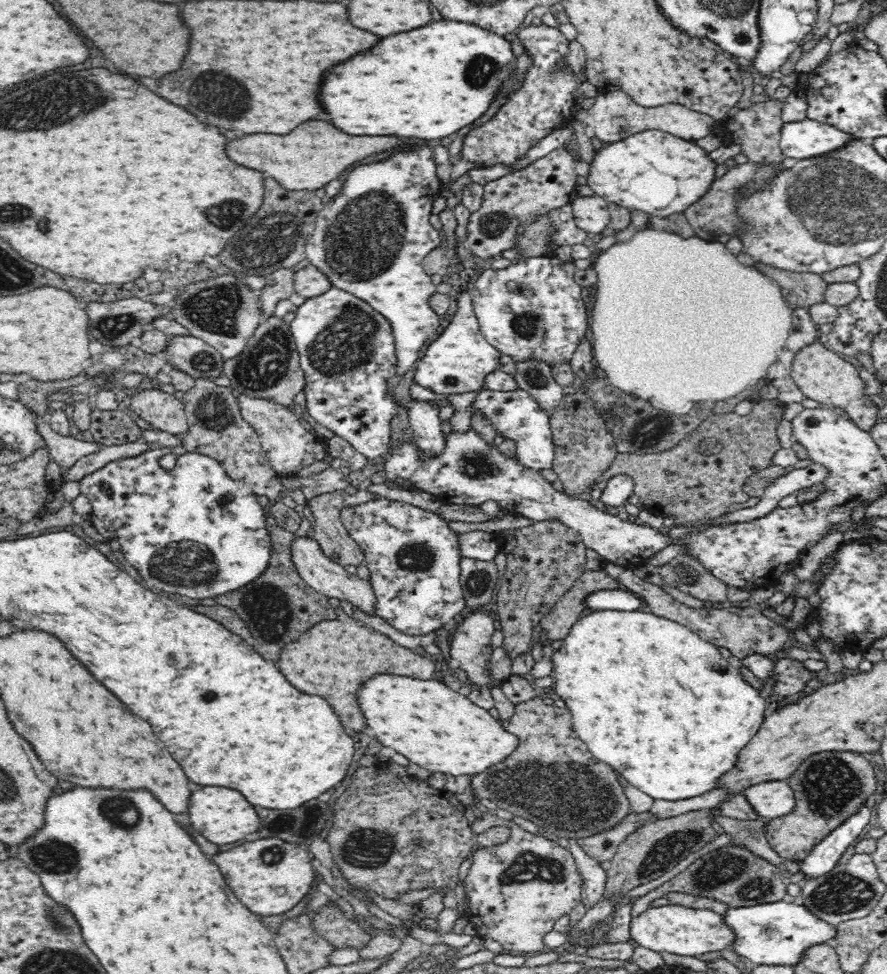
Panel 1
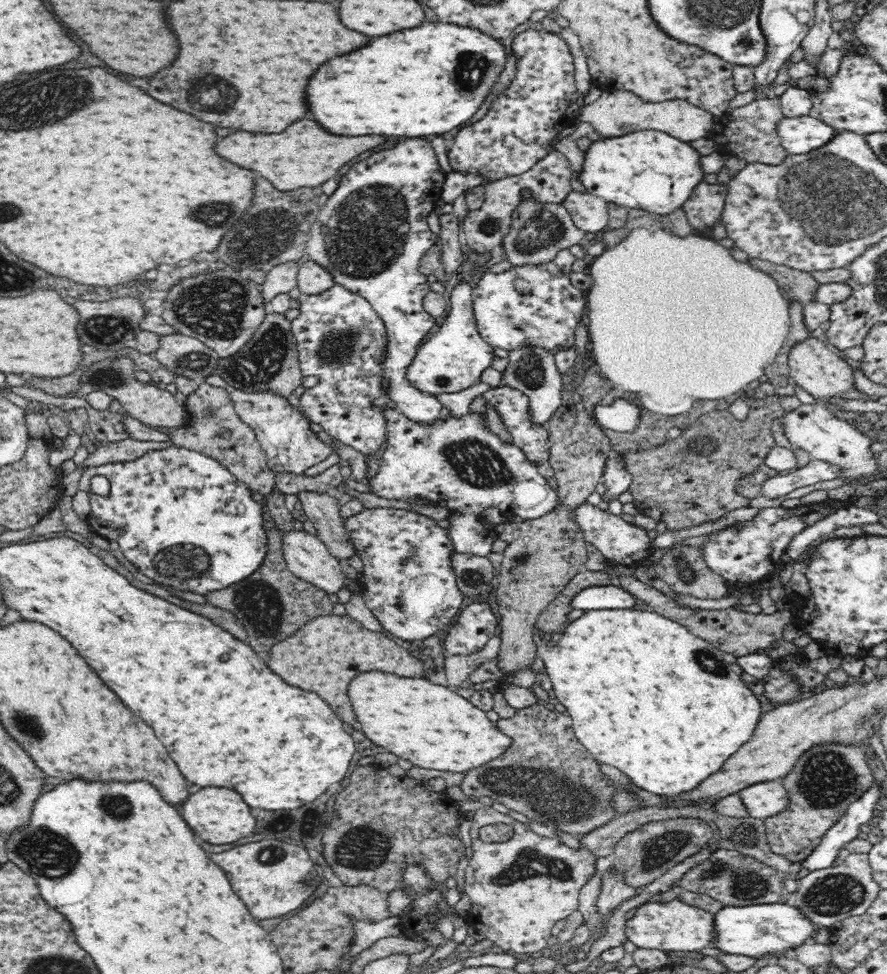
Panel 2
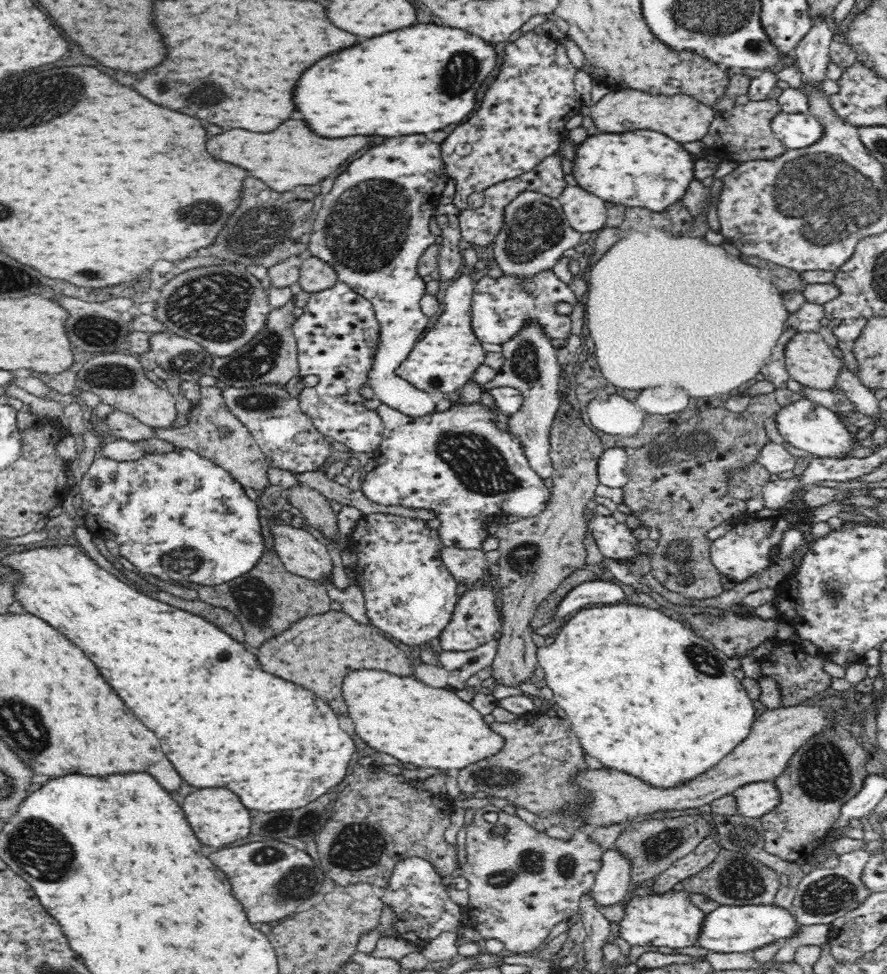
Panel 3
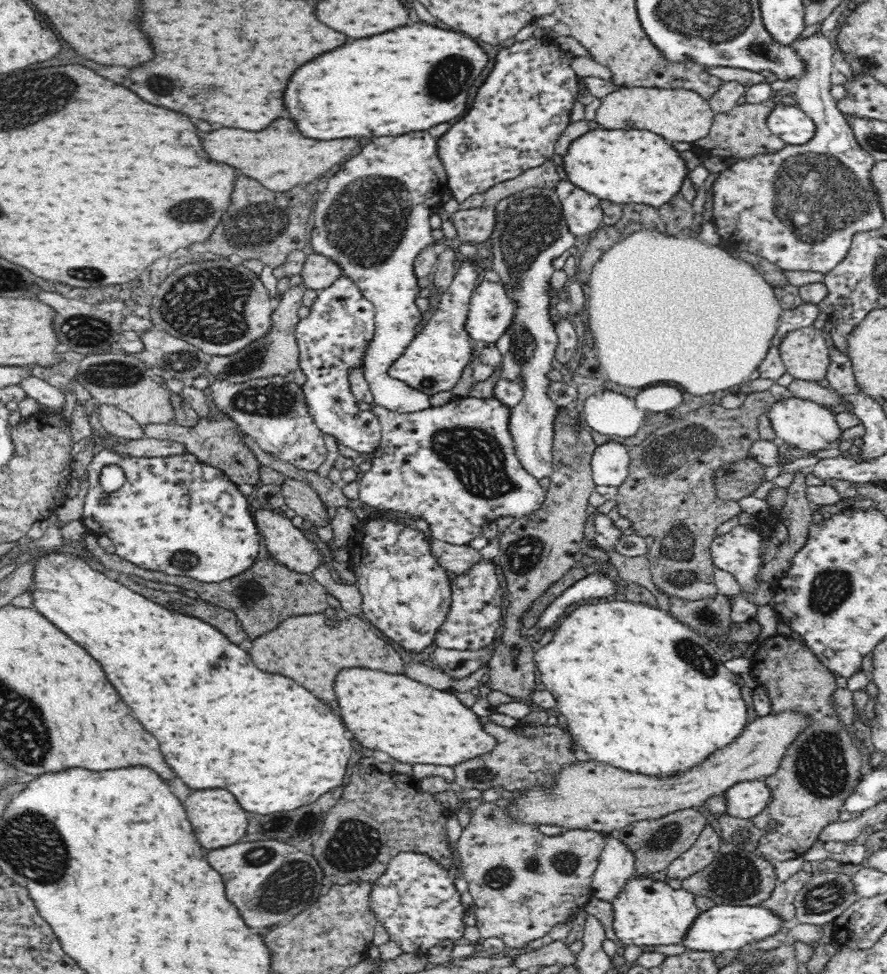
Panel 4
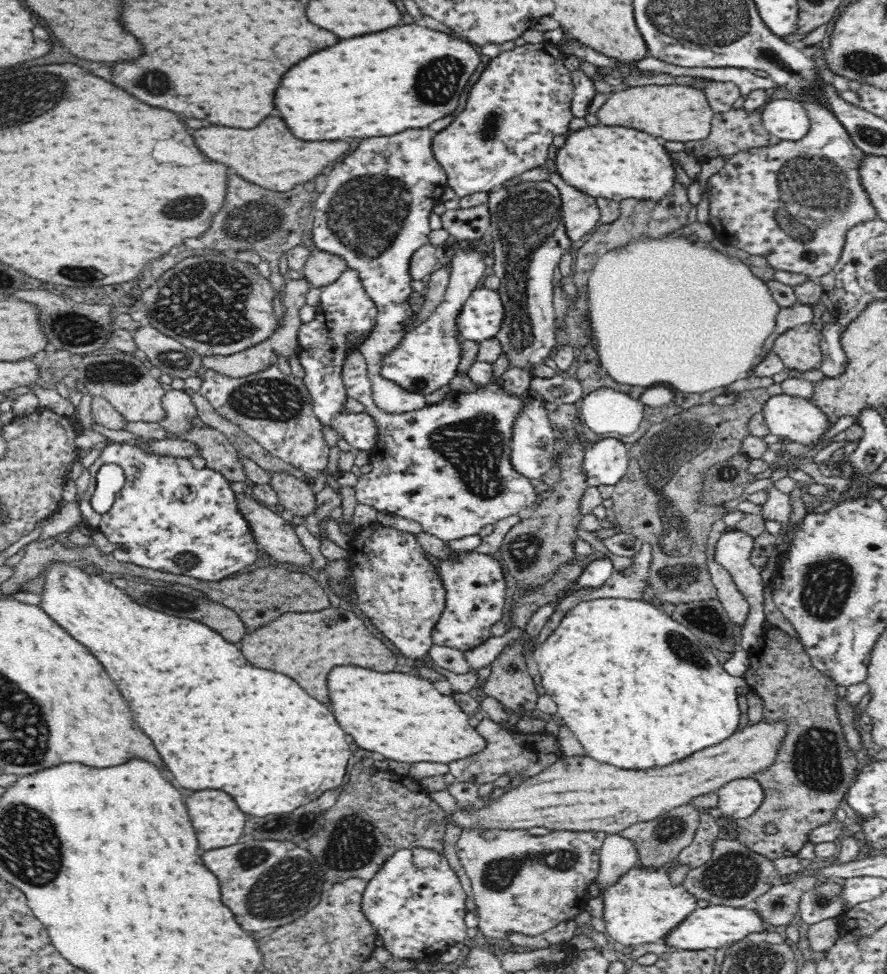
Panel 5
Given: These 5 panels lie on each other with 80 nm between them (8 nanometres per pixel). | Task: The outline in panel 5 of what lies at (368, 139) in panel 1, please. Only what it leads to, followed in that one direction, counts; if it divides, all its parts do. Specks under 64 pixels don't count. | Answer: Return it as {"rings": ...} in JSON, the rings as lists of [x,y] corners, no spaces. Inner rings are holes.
{"rings":[[[280,118],[262,120],[256,128],[242,130],[242,128],[222,128],[222,126],[208,126],[200,128],[194,134],[194,140],[202,154],[214,158],[214,162],[226,164],[234,168],[232,172],[248,182],[264,189],[286,192],[292,191],[297,184],[310,182],[312,178],[322,174],[326,166],[336,162],[344,152],[348,152],[348,144],[334,140],[334,142],[302,142],[296,140],[286,124]]]}

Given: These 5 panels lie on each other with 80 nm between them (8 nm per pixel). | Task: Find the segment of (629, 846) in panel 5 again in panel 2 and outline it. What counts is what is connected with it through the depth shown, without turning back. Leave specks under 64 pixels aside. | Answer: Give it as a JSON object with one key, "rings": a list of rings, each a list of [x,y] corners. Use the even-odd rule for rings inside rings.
{"rings":[[[612,868],[601,874],[601,890],[597,907],[602,916],[610,915],[620,904],[636,894],[636,887],[626,885],[624,877]]]}

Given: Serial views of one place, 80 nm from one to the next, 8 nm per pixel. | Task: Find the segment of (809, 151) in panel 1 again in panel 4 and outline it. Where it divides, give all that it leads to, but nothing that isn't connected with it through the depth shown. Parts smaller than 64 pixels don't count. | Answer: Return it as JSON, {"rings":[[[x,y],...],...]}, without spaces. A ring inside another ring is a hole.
{"rings":[[[780,102],[767,116],[770,131],[785,144],[806,144],[814,136],[814,121],[799,107],[786,106]]]}

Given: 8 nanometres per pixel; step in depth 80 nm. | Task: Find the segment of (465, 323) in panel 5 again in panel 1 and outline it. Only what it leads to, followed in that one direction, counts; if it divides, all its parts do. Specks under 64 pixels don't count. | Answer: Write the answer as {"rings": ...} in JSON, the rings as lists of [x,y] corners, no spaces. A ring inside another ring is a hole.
{"rings":[[[556,255],[550,256],[534,256],[525,259],[519,259],[517,264],[508,266],[504,270],[484,270],[478,280],[476,280],[474,287],[471,289],[471,299],[473,302],[473,309],[475,315],[477,316],[481,333],[484,335],[484,338],[494,347],[496,350],[499,350],[501,353],[508,354],[511,356],[512,360],[515,363],[518,361],[525,361],[528,359],[538,359],[544,360],[546,363],[550,363],[550,366],[553,366],[558,363],[563,363],[564,361],[570,362],[572,354],[576,350],[578,344],[582,337],[589,337],[590,331],[590,317],[588,316],[588,310],[586,310],[586,304],[584,303],[584,298],[582,298],[582,288],[574,281],[574,275],[576,272],[576,267],[574,266],[573,261],[571,263],[562,263]]]}

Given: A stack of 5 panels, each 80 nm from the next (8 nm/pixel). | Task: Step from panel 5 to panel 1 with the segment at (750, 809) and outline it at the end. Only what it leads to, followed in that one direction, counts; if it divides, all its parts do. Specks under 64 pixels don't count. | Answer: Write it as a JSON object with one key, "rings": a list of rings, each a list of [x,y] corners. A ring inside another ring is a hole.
{"rings":[[[789,779],[768,781],[745,788],[742,793],[763,820],[775,819],[793,811],[795,798]]]}

